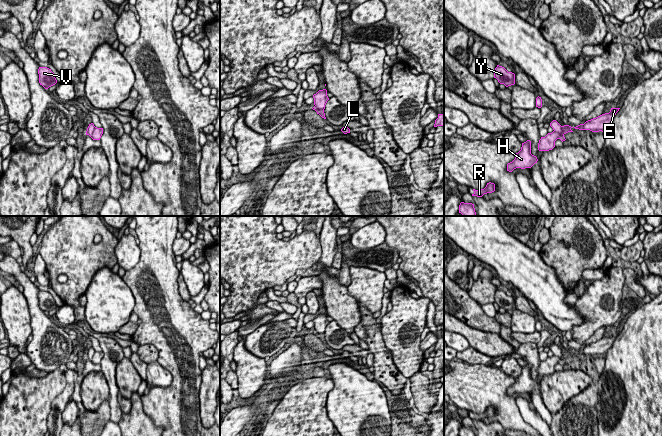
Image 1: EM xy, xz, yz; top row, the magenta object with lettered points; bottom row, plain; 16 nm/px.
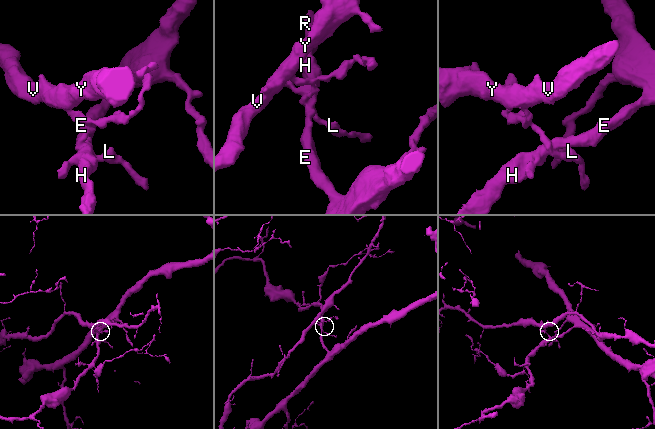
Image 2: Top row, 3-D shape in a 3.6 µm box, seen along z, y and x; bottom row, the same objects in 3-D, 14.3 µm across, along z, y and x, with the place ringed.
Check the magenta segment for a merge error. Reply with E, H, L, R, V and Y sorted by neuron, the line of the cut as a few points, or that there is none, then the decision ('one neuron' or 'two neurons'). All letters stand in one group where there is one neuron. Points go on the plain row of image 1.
E H L R / V Y | yz (562, 350), (560, 360) | two neurons

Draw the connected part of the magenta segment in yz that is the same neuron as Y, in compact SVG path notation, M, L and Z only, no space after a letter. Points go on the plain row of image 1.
M497 289L495 292L494 302L496 302L500 308L504 308L506 311L515 308L515 298L508 296L504 291L499 289Z

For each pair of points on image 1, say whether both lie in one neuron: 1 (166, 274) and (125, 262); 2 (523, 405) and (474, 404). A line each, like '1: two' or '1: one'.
1: two
2: two

